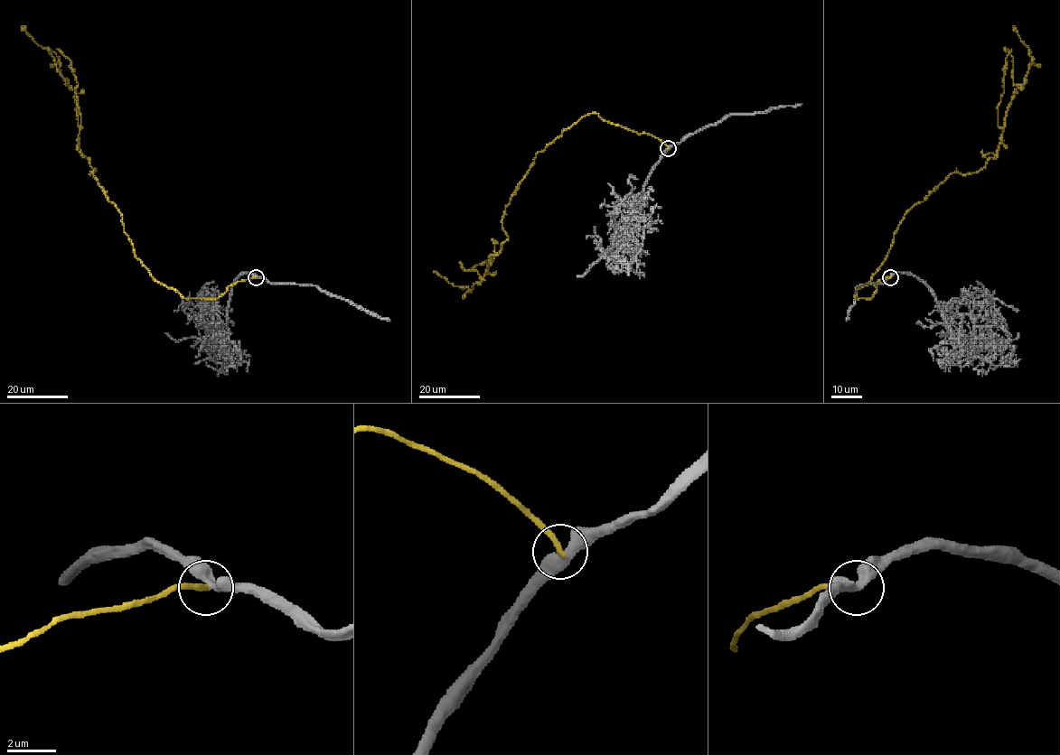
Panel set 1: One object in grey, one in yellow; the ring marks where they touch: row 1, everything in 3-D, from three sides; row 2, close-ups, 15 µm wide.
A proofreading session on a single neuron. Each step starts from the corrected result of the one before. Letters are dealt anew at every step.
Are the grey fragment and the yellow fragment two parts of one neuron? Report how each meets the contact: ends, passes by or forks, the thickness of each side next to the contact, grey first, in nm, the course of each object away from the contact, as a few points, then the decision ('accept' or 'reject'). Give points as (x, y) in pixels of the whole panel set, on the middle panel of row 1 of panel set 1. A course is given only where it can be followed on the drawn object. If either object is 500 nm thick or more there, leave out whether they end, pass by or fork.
grey passes by; yellow ends there; 420 nm thick on the grey side, 240 nm on the other; grey runs (668, 148), (641, 193), (641, 219), (622, 220), (613, 250), (606, 251), (625, 235); yellow runs (668, 148), (595, 113), (582, 116), (536, 154), (505, 207), (508, 238), (479, 284), (453, 285), (434, 272); reject

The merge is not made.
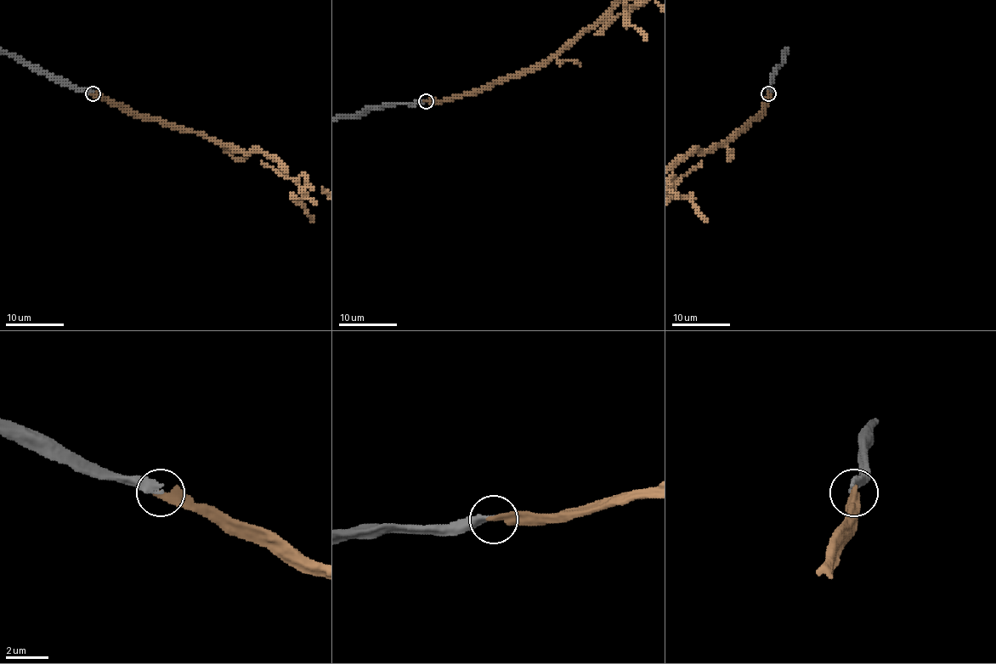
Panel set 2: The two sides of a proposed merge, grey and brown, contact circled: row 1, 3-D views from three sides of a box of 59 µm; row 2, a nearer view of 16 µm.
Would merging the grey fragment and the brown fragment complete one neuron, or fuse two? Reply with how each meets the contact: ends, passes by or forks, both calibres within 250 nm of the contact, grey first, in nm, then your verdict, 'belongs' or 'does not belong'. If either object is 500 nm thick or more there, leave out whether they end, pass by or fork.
grey ends; brown ends; calibres 340 and 400 nm; does not belong

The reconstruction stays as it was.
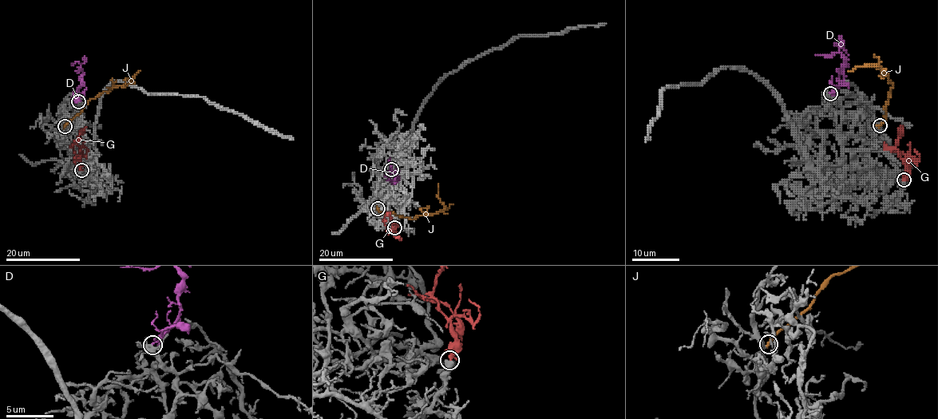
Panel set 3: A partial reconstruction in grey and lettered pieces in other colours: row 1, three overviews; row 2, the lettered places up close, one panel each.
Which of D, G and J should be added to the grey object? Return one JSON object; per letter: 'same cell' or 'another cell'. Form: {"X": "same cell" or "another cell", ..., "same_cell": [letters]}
{"D": "another cell", "G": "another cell", "J": "another cell", "same_cell": []}

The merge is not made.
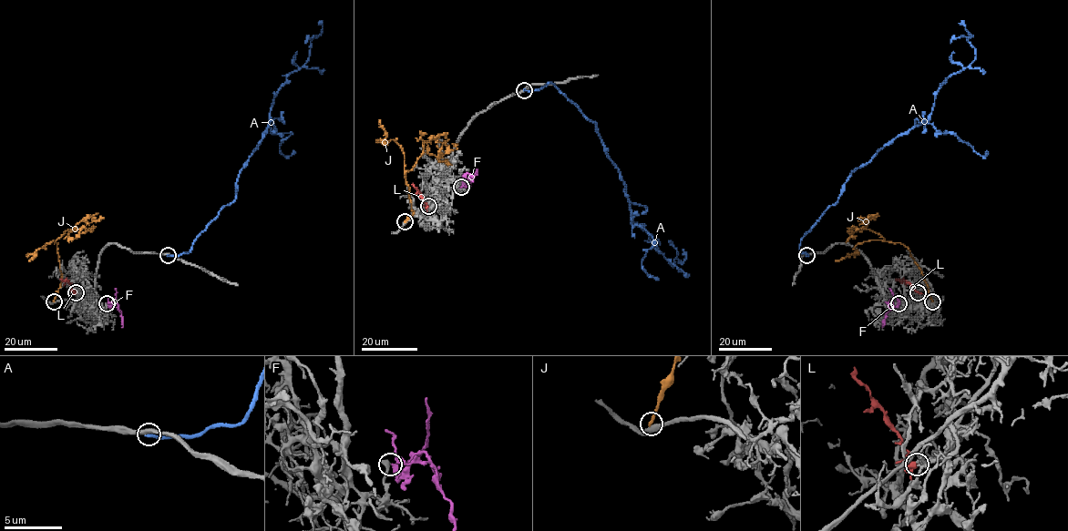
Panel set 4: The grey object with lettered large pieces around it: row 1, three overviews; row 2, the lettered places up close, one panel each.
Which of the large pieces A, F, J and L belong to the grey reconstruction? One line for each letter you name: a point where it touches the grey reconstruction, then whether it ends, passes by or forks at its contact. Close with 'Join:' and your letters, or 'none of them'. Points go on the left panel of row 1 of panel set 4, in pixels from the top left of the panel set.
L: (76, 292) | it forks
Join: L

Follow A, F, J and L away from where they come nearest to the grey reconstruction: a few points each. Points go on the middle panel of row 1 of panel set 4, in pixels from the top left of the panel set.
A: (525, 90), (549, 82), (595, 124), (626, 186), (632, 220), (672, 266), (675, 259), (684, 260), (683, 249)
F: (461, 186), (466, 177), (476, 173), (476, 168)
J: (405, 221), (413, 214), (405, 173), (415, 167), (424, 152), (438, 156), (456, 148), (452, 144)
L: (427, 207), (413, 182)

